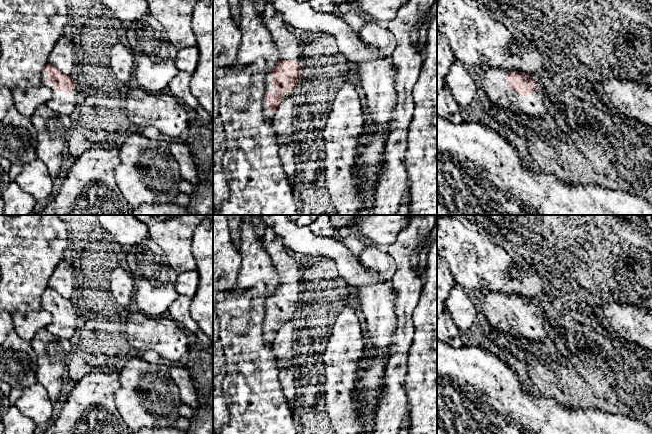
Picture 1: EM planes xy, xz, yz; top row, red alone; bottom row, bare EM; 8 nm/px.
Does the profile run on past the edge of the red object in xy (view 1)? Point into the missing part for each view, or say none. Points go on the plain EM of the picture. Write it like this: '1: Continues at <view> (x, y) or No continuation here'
1: Continues at xy (60, 326)

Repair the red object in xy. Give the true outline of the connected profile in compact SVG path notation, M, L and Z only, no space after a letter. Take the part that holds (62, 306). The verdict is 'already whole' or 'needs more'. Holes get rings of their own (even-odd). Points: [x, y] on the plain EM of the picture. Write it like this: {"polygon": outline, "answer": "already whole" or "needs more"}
{"polygon": "M48 287L42 293L41 307L52 315L47 330L56 337L68 340L73 338L82 318L70 299L62 297L57 291Z", "answer": "needs more"}

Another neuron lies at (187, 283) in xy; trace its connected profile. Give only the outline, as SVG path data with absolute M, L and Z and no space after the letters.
M197 270L180 273L176 281L176 291L181 296L192 298L197 291L199 274Z

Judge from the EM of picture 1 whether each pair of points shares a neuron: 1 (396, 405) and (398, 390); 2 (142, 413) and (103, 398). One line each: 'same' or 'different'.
1: same
2: different

